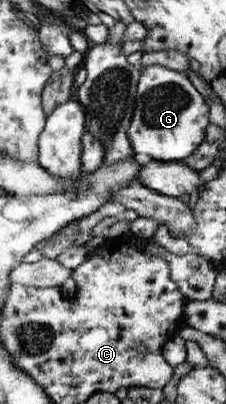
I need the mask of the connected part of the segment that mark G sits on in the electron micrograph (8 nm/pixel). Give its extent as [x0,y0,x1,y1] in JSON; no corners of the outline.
[126,64,209,162]

